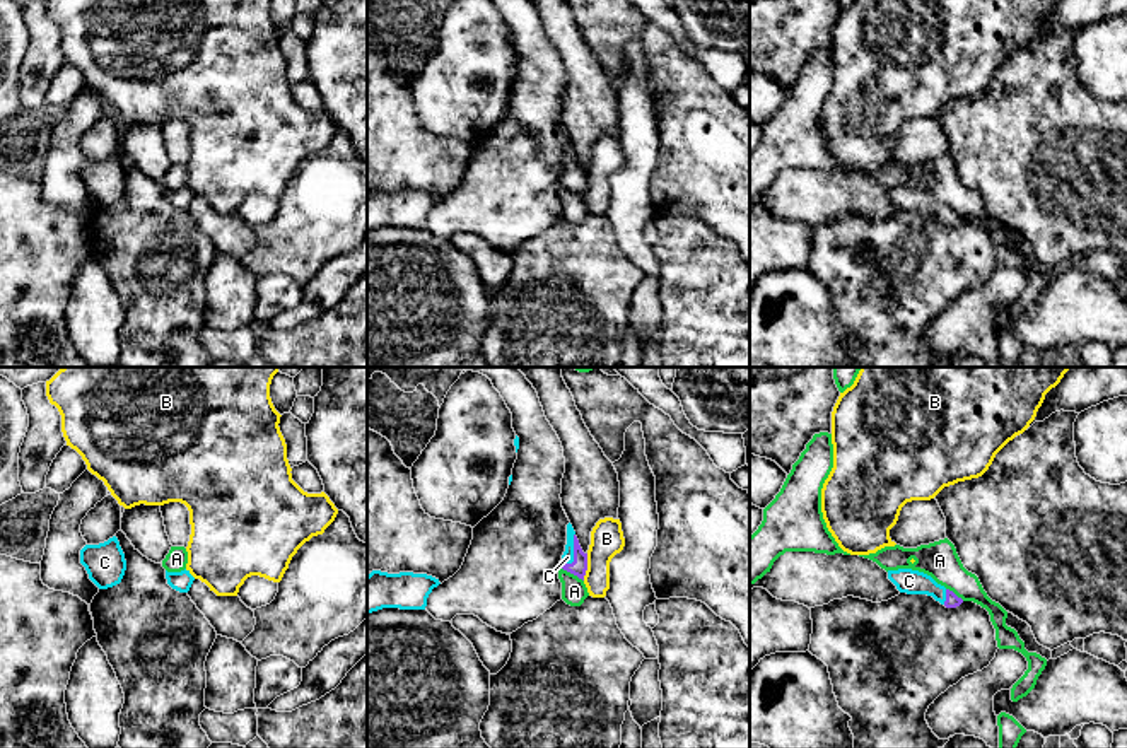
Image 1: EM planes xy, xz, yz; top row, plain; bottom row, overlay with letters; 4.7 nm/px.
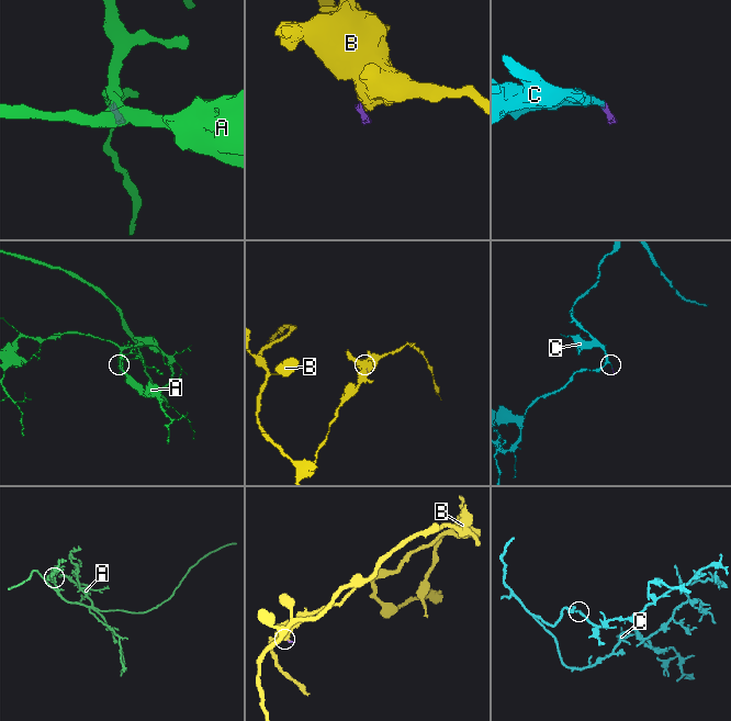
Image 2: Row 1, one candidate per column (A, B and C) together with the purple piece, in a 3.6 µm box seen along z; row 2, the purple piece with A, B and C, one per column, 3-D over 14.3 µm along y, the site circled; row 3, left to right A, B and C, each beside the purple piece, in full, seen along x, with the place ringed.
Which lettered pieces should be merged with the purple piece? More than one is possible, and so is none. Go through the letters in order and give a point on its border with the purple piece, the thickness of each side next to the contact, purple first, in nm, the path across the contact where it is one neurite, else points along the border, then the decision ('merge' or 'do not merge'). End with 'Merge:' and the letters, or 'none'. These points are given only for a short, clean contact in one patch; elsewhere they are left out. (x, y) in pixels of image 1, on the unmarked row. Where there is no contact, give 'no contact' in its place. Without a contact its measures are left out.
A: xz (572, 190) | 80/120 nm | do not merge
B: xz (586, 185) | 80/160 nm | along xz (588, 171), (588, 186), (583, 197) | do not merge
C: xz (574, 169) | 80/60 nm | across xz (579, 183), (574, 178), (574, 169), (567, 175) | merge
Merge: C

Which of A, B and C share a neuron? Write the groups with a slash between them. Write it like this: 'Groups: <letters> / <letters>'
Groups: A / B / C

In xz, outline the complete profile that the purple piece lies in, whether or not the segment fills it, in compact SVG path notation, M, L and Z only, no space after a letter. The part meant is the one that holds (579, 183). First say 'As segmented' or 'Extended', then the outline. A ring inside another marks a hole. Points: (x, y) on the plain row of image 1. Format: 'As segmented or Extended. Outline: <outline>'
Extended. Outline: M567 142L567 162L560 184L584 198L587 188L587 171L582 169L572 142Z

